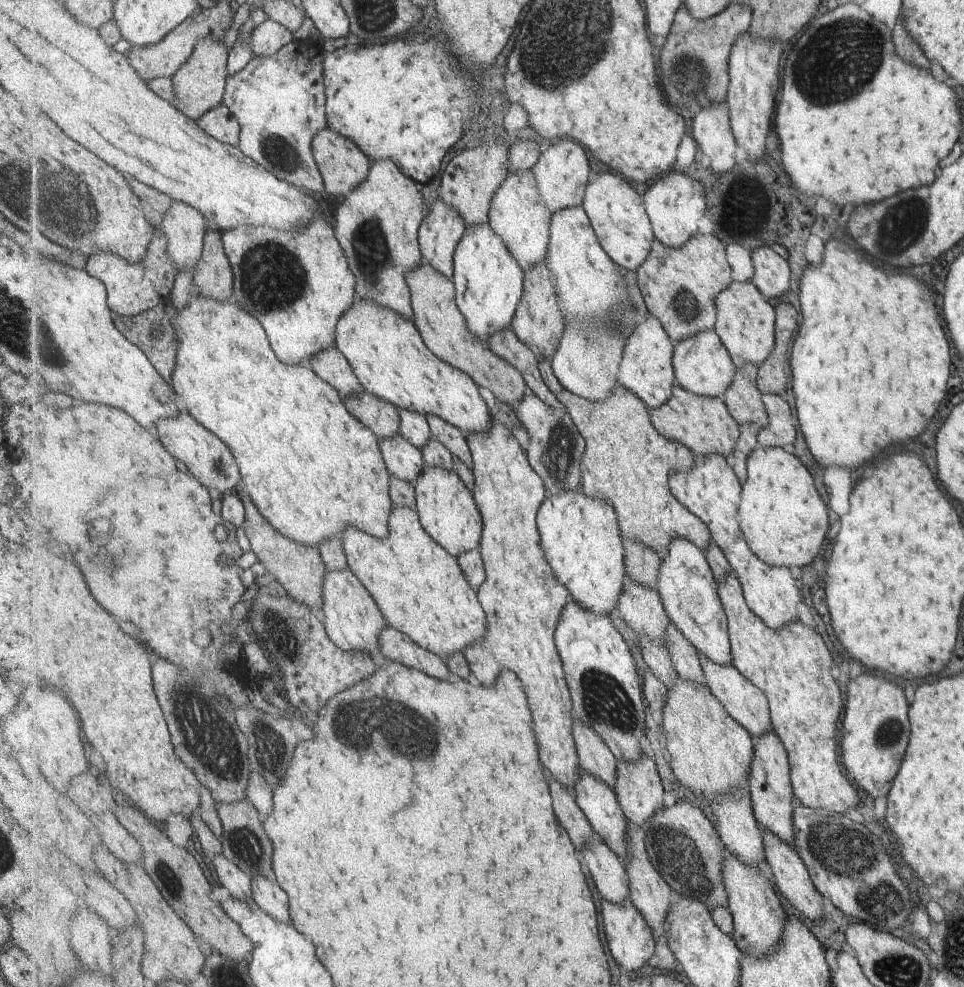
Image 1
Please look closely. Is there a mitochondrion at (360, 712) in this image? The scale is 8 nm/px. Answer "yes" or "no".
yes

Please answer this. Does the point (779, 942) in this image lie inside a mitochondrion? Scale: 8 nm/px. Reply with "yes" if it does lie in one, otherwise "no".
no

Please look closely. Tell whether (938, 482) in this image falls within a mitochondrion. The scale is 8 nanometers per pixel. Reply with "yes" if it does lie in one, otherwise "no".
no

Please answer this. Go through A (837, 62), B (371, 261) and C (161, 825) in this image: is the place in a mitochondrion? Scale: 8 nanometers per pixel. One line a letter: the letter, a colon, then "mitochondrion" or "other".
A: mitochondrion
B: mitochondrion
C: other

